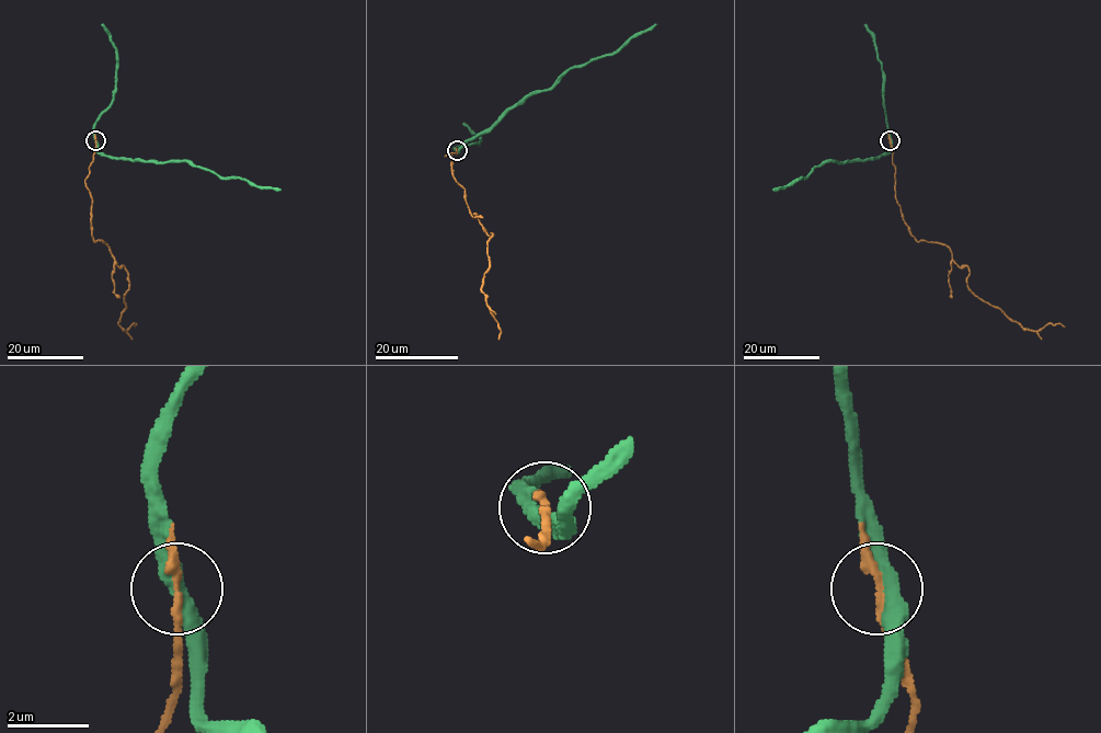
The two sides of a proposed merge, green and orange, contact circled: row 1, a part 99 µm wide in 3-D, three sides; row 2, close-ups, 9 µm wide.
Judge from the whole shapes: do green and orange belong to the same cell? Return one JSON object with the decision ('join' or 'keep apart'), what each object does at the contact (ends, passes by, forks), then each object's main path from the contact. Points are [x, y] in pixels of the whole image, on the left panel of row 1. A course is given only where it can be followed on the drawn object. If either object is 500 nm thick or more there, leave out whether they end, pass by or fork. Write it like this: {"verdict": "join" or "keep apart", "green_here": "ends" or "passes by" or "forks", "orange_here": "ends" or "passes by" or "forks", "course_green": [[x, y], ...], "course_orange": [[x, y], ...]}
{"verdict": "join", "green_here": "passes by", "orange_here": "passes by", "course_green": [[95, 140], [96, 151], [106, 156], [162, 162], [191, 161], [222, 176], [241, 178], [257, 186], [281, 191]], "course_orange": [[95, 140], [85, 180], [93, 239], [103, 242], [125, 268], [129, 288], [118, 324], [125, 331], [134, 327]]}

